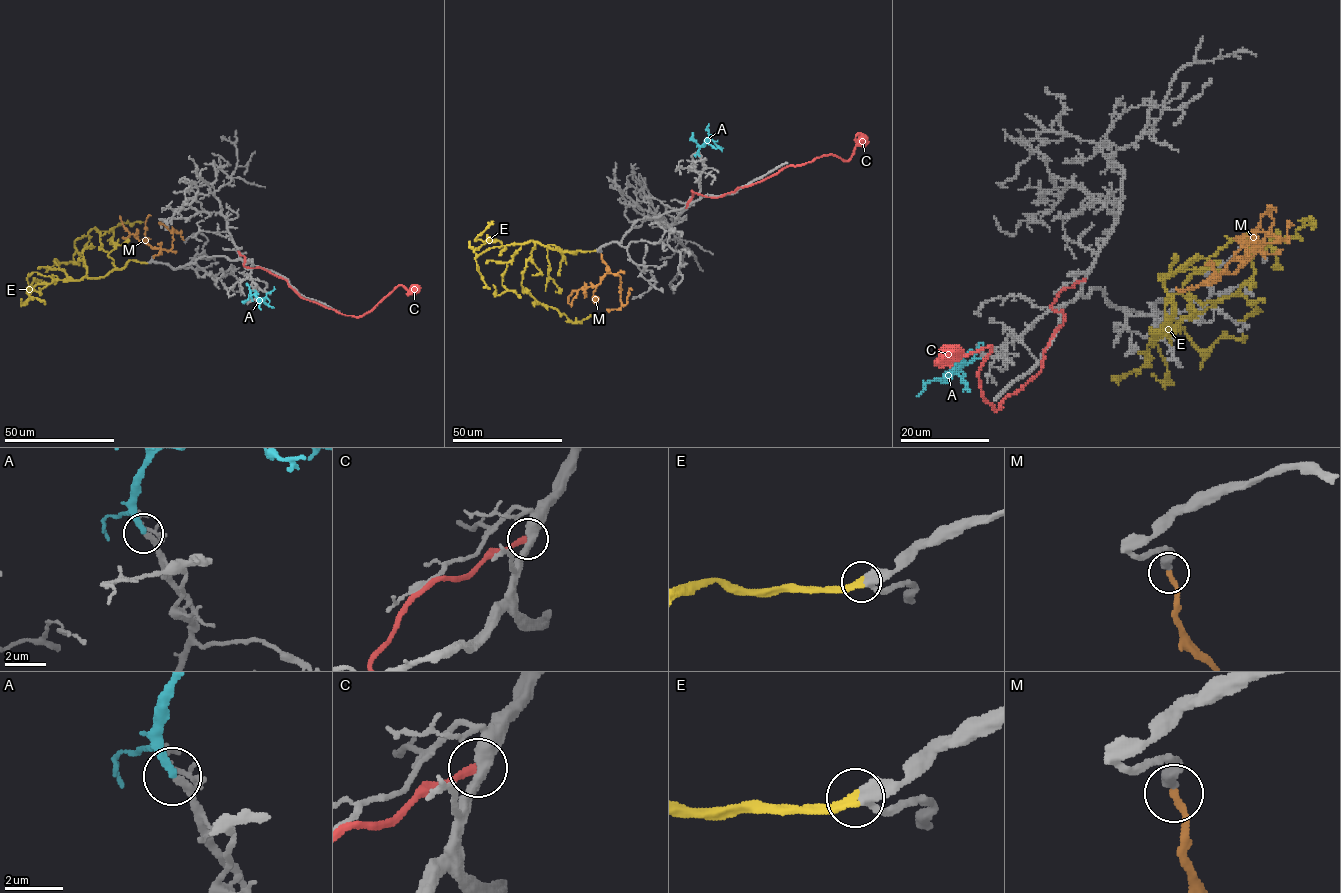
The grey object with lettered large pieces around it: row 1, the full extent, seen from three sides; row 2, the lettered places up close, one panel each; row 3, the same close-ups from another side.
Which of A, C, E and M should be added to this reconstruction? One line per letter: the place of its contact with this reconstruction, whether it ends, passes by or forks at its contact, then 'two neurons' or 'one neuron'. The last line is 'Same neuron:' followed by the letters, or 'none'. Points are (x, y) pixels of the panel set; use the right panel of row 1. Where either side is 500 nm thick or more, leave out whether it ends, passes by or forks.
A: (981, 358) | it ends | one neuron
C: (1085, 278) | it ends | two neurons
E: (1170, 302) | it ends | one neuron
M: (1176, 289) | it ends | one neuron
Same neuron: A, E, M

